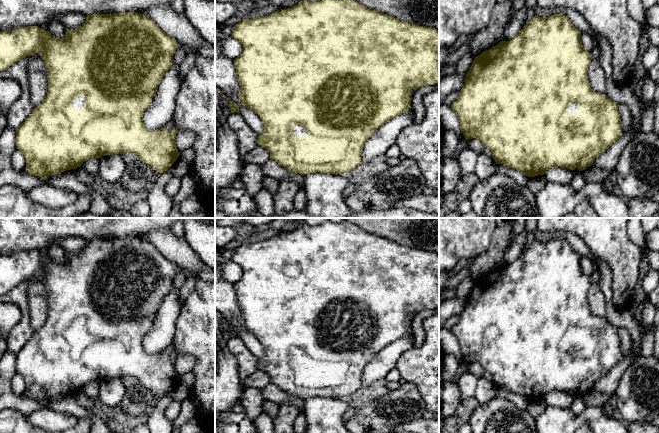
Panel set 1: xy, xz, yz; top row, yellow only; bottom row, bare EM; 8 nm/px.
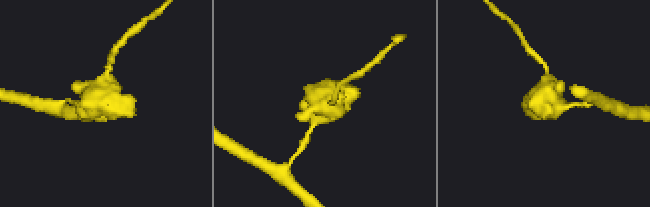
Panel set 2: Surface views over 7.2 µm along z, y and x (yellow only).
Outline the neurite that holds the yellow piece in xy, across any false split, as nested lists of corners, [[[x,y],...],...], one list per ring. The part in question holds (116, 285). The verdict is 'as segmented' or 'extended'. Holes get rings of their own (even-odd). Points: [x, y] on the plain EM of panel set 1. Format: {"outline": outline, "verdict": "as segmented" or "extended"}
{"outline": [[[138,236],[113,237],[113,238],[93,238],[86,241],[82,250],[75,254],[66,253],[64,262],[59,263],[51,259],[49,255],[44,255],[38,250],[20,251],[12,255],[0,256],[0,295],[8,293],[17,285],[26,280],[40,277],[40,282],[44,285],[47,294],[48,316],[44,325],[35,331],[30,340],[16,353],[16,372],[19,373],[26,384],[26,396],[30,399],[39,400],[48,403],[50,399],[57,398],[71,393],[81,391],[89,382],[101,382],[106,379],[134,377],[143,387],[149,389],[155,395],[163,397],[167,395],[177,384],[180,377],[176,371],[176,358],[178,354],[174,351],[173,355],[166,353],[149,354],[143,347],[144,335],[150,330],[158,309],[163,299],[170,293],[178,266],[167,259],[158,251],[148,240]]], "verdict": "extended"}

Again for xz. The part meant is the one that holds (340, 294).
{"outline": [[[328,220],[318,225],[309,225],[304,223],[299,228],[289,233],[276,235],[268,240],[256,241],[254,243],[243,243],[242,245],[240,245],[234,250],[232,261],[237,265],[239,265],[243,272],[241,279],[234,284],[237,304],[240,310],[239,326],[242,329],[252,333],[260,341],[260,343],[264,348],[264,357],[258,360],[258,364],[257,364],[258,370],[265,372],[270,377],[271,384],[278,386],[281,390],[283,390],[288,395],[293,397],[298,397],[301,399],[306,399],[306,398],[316,397],[316,396],[327,397],[327,398],[342,398],[342,397],[348,397],[352,393],[359,390],[362,387],[361,386],[362,374],[368,362],[371,361],[374,358],[374,356],[378,352],[380,352],[384,347],[390,345],[391,343],[393,343],[394,341],[402,337],[409,337],[409,328],[412,324],[410,314],[414,313],[416,315],[420,311],[427,310],[427,309],[435,309],[439,307],[439,254],[432,251],[419,250],[417,248],[403,246],[390,239],[384,238],[382,236],[377,236],[375,234],[371,234],[361,229],[357,225],[348,221],[343,221],[341,223],[333,223],[330,220]]], "verdict": "extended"}

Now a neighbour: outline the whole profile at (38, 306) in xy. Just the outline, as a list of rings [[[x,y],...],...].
[[[32,281],[27,284],[27,295],[30,325],[35,332],[44,325],[48,316],[47,294],[40,281]]]

